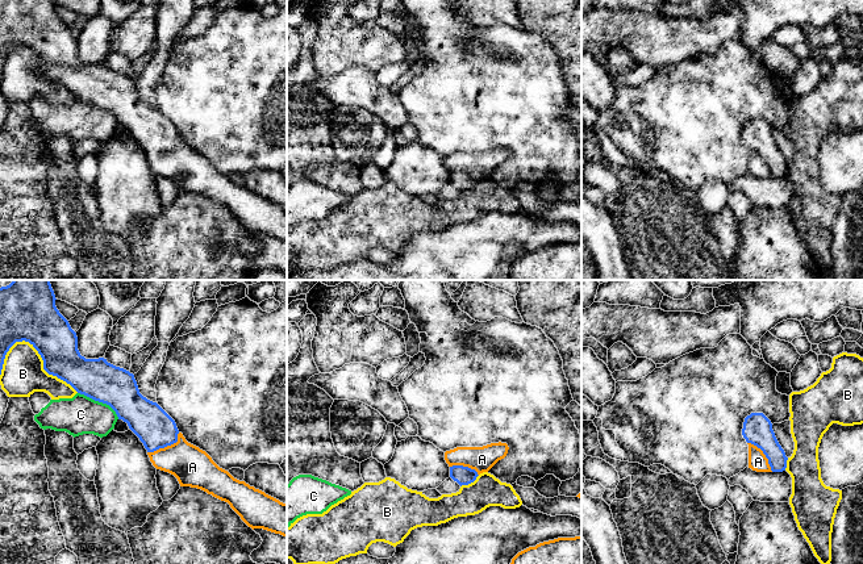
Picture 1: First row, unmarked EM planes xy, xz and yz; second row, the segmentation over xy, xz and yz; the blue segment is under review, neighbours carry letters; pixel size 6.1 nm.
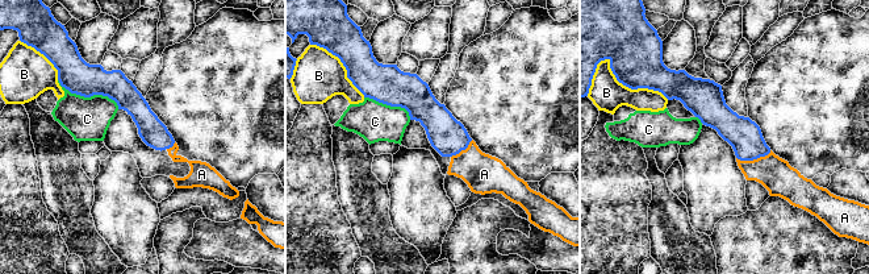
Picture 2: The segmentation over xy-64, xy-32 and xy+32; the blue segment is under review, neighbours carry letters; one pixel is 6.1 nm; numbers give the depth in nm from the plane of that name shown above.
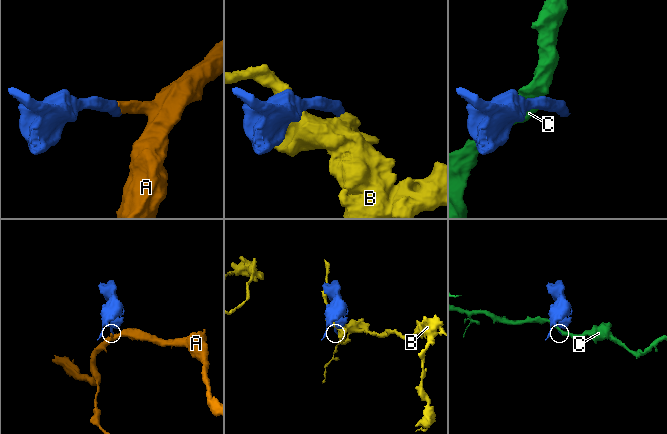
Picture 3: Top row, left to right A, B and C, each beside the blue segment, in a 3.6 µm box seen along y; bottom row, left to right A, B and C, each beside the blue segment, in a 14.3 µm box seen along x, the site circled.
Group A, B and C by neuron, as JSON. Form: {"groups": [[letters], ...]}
{"groups": [["A"], ["B"], ["C"]]}

